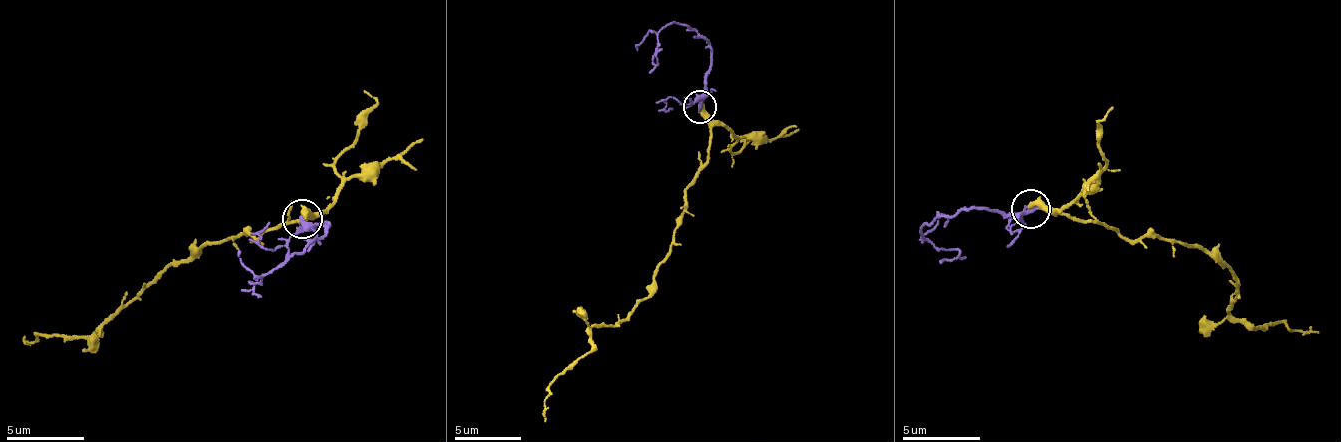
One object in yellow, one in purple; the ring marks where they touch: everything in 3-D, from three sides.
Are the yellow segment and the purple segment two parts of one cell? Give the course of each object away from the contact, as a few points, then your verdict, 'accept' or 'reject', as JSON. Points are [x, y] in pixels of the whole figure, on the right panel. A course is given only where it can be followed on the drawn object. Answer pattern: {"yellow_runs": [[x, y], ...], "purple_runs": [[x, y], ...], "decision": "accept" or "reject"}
{"yellow_runs": [[1030, 208], [1216, 254], [1235, 280], [1233, 317], [1318, 334]], "purple_runs": [[1030, 208], [996, 213], [986, 208], [963, 208], [919, 227], [927, 239], [966, 258]], "decision": "reject"}

